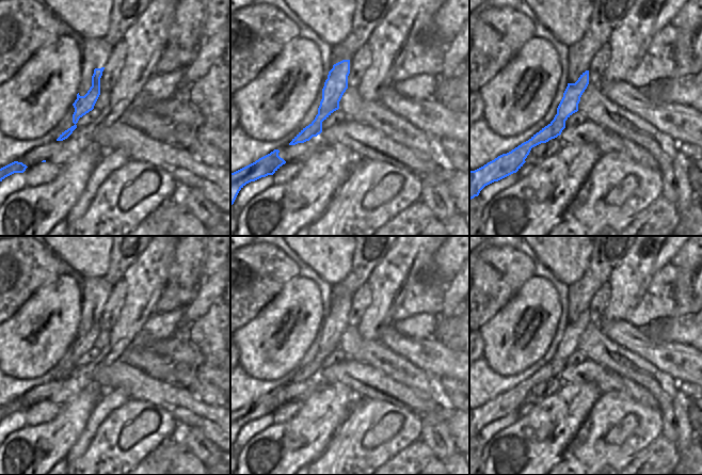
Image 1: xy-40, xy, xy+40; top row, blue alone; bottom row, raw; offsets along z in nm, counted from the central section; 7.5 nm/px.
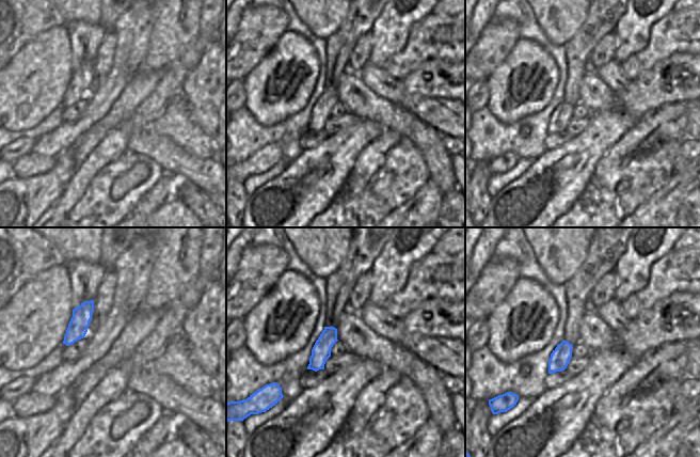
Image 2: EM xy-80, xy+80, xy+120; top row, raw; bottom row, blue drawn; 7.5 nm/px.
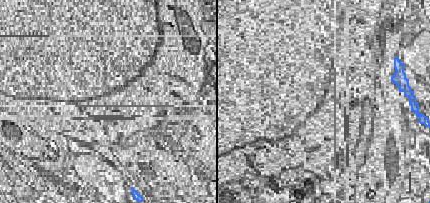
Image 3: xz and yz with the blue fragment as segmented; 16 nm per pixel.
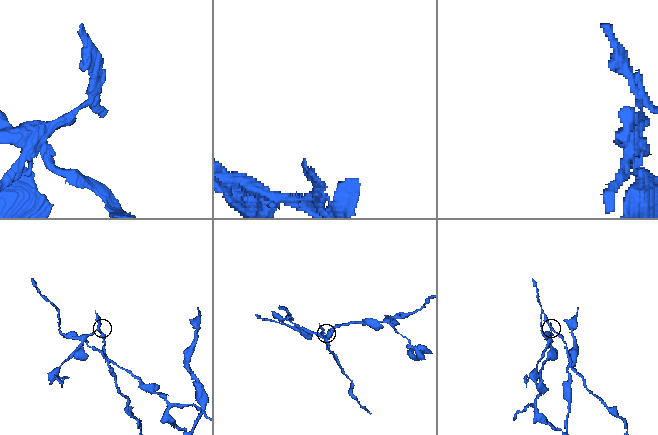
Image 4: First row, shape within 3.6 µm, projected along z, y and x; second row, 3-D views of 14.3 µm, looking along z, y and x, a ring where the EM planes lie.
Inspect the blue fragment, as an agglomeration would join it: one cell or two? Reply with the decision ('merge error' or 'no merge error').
merge error

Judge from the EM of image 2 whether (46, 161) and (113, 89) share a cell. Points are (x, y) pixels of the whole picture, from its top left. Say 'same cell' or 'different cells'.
different cells

